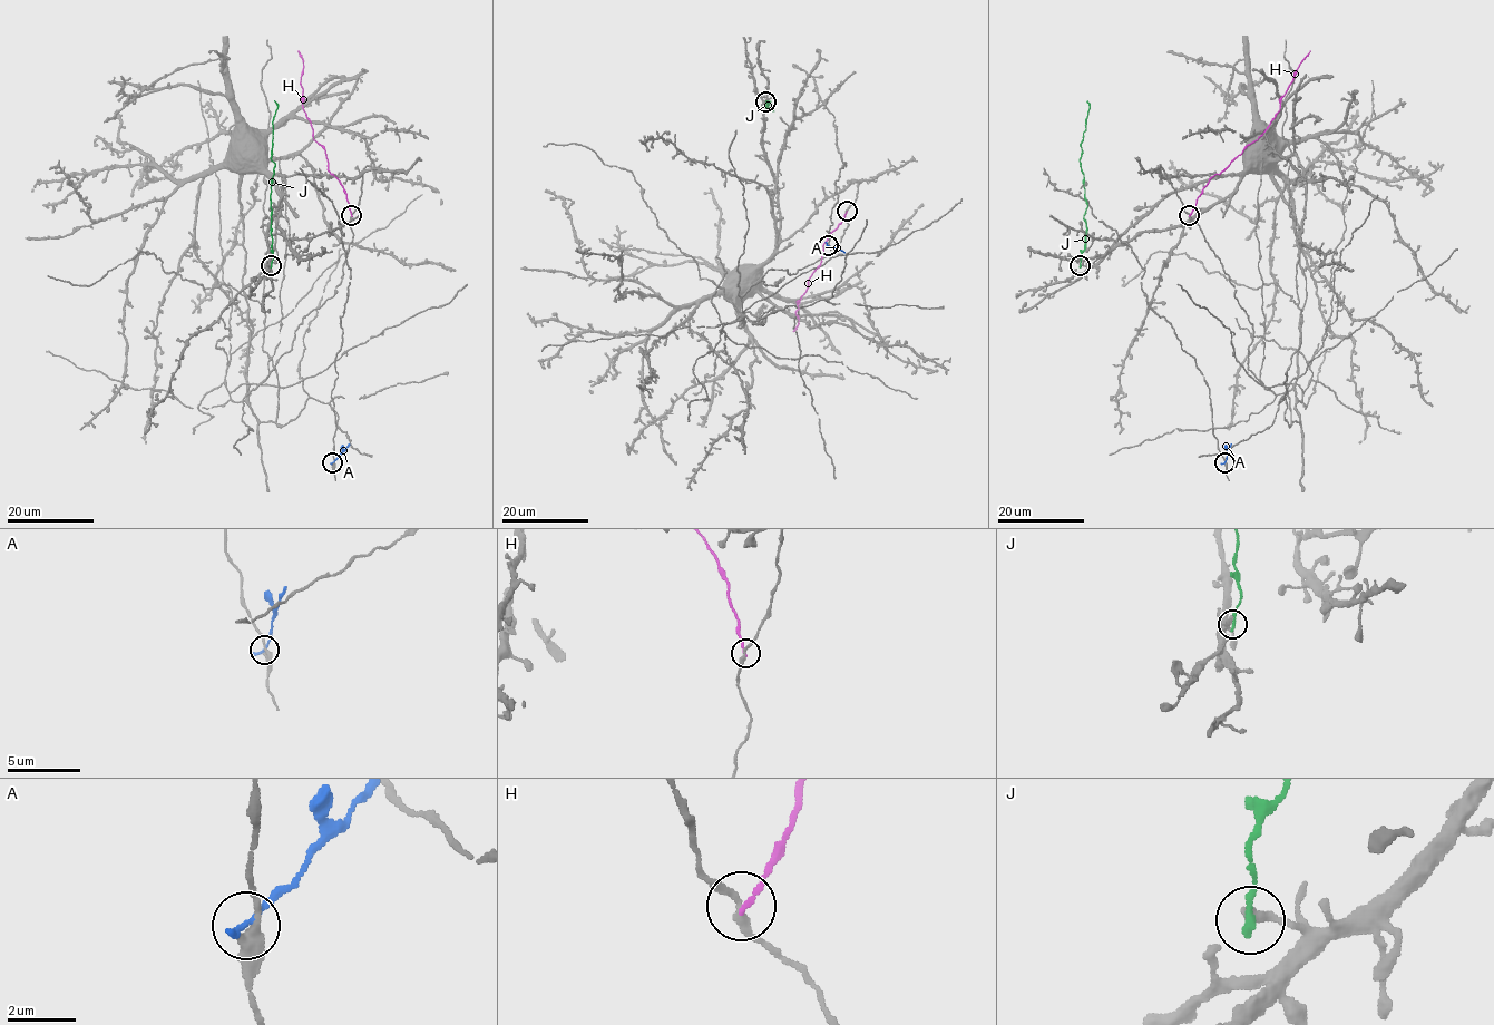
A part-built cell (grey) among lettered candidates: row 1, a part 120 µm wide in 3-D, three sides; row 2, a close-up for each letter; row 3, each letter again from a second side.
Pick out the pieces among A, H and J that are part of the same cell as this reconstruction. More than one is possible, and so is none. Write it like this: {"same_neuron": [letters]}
{"same_neuron": []}

